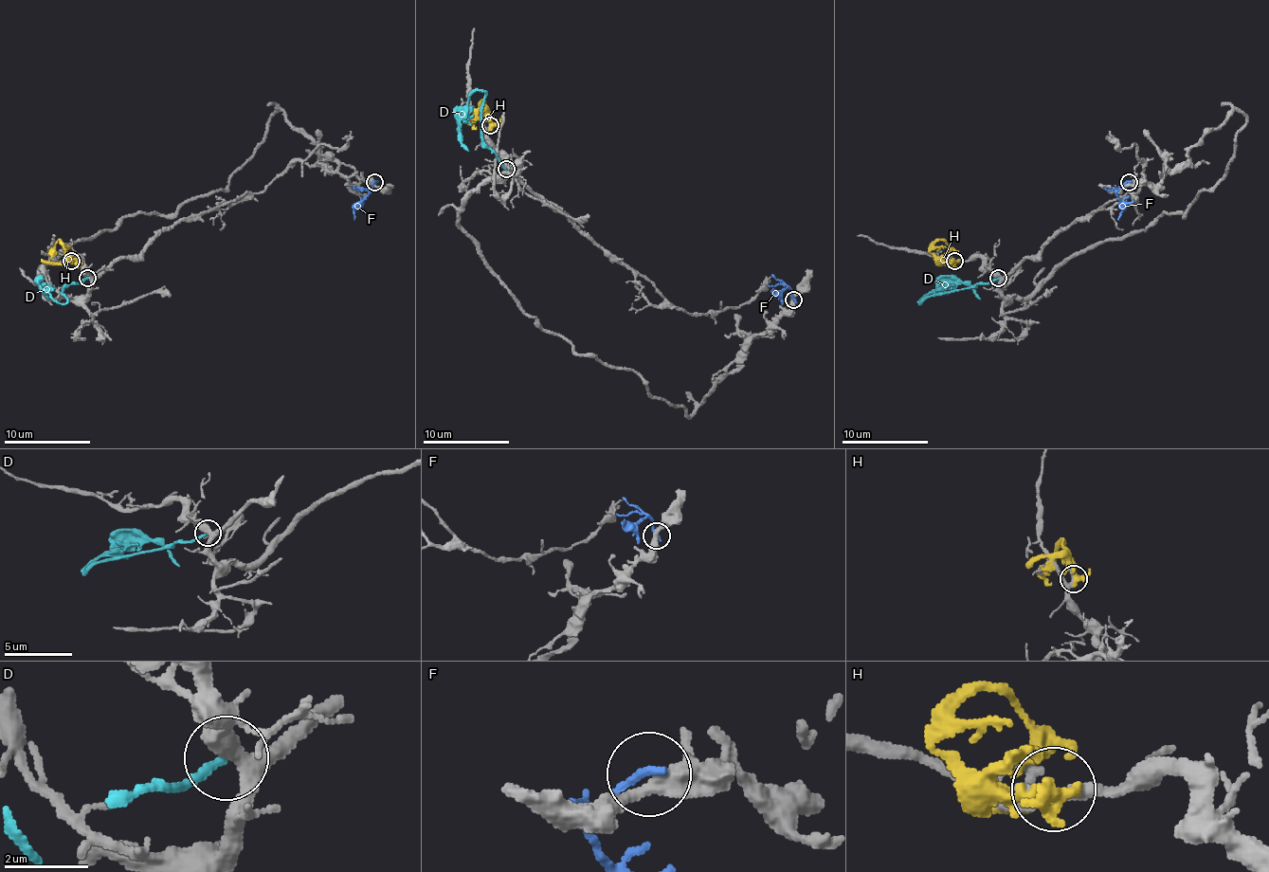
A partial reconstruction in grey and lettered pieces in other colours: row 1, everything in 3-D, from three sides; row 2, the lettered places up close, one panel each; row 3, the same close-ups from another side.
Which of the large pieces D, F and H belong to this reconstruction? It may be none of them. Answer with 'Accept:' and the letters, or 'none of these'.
Accept: none of these

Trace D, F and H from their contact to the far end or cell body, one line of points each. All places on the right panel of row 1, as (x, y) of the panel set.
D: (998, 277), (989, 283), (933, 294), (920, 303), (931, 292), (946, 292), (959, 283), (971, 288), (980, 299)
F: (1129, 182), (1115, 193), (1120, 210), (1118, 219)
H: (954, 260), (942, 260), (933, 245), (944, 241), (951, 249), (946, 258)

